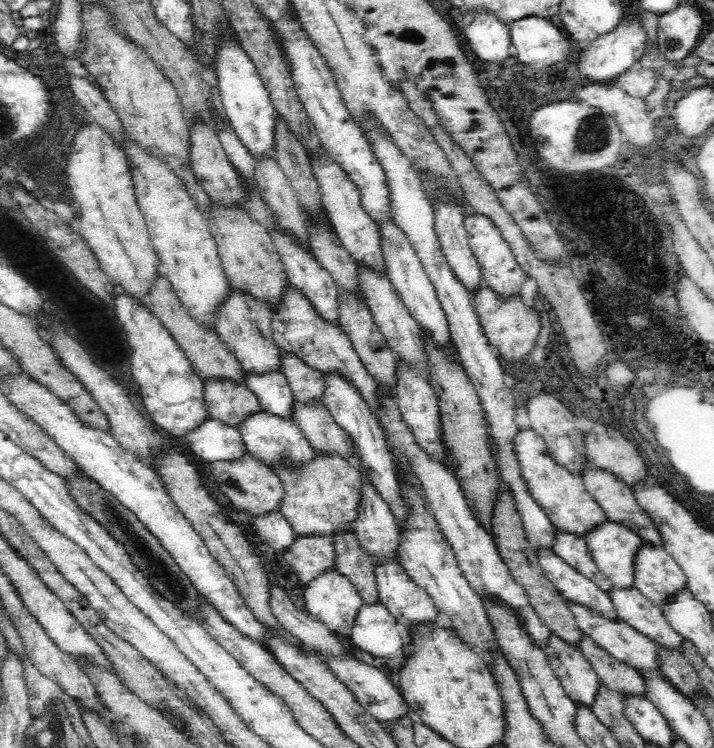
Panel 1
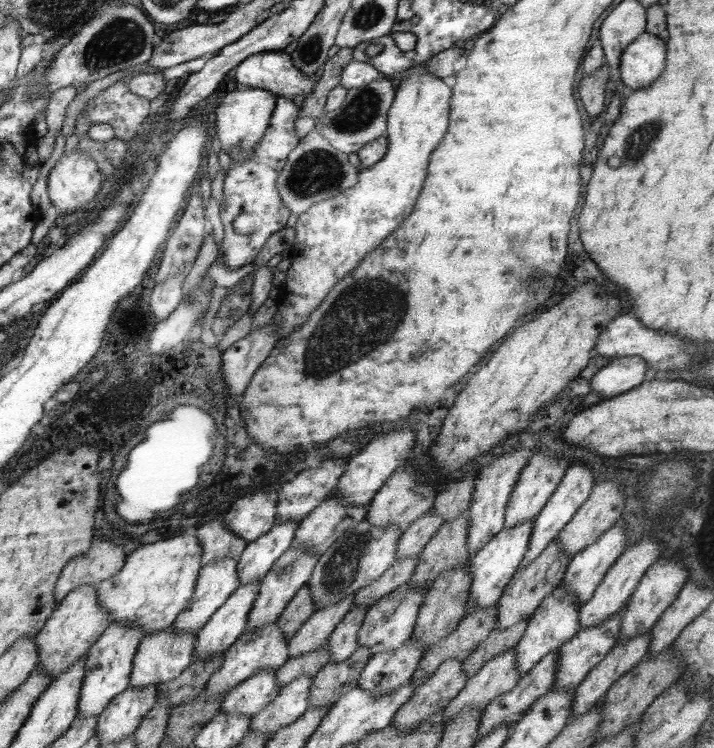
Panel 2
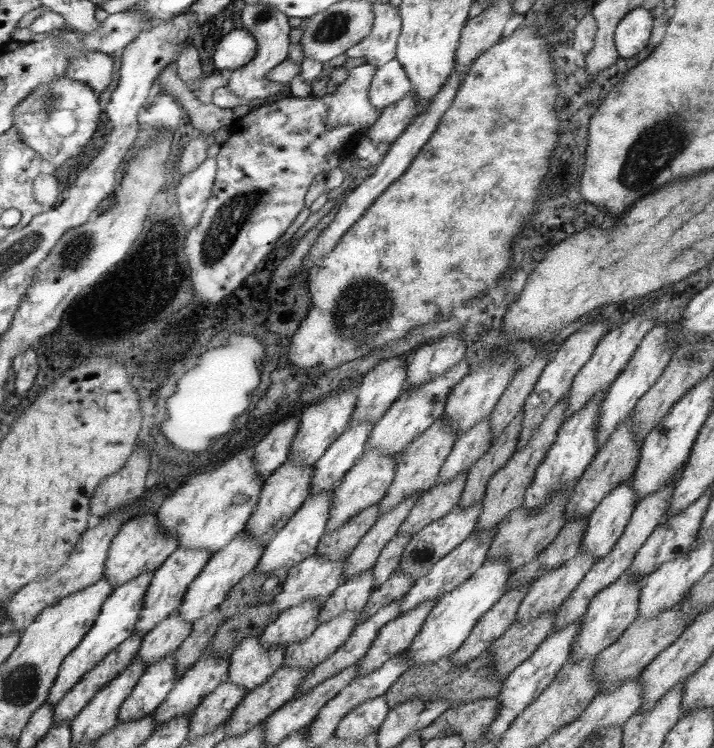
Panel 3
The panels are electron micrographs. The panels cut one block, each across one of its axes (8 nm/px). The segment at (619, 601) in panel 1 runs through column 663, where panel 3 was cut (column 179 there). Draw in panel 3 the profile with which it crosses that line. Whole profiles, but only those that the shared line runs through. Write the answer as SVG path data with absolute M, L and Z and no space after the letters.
M178 611L160 621L152 632L143 636L143 644L140 645L138 656L144 667L164 660L168 653L176 652L191 630L192 623L184 621L184 617Z

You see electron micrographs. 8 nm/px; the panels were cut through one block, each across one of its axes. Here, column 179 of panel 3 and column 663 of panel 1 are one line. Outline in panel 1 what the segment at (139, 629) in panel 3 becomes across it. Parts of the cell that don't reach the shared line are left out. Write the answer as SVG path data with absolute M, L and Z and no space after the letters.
M642 542L642 549L638 550L635 559L634 586L654 606L662 609L678 590L687 588L688 582L682 568L664 547Z

